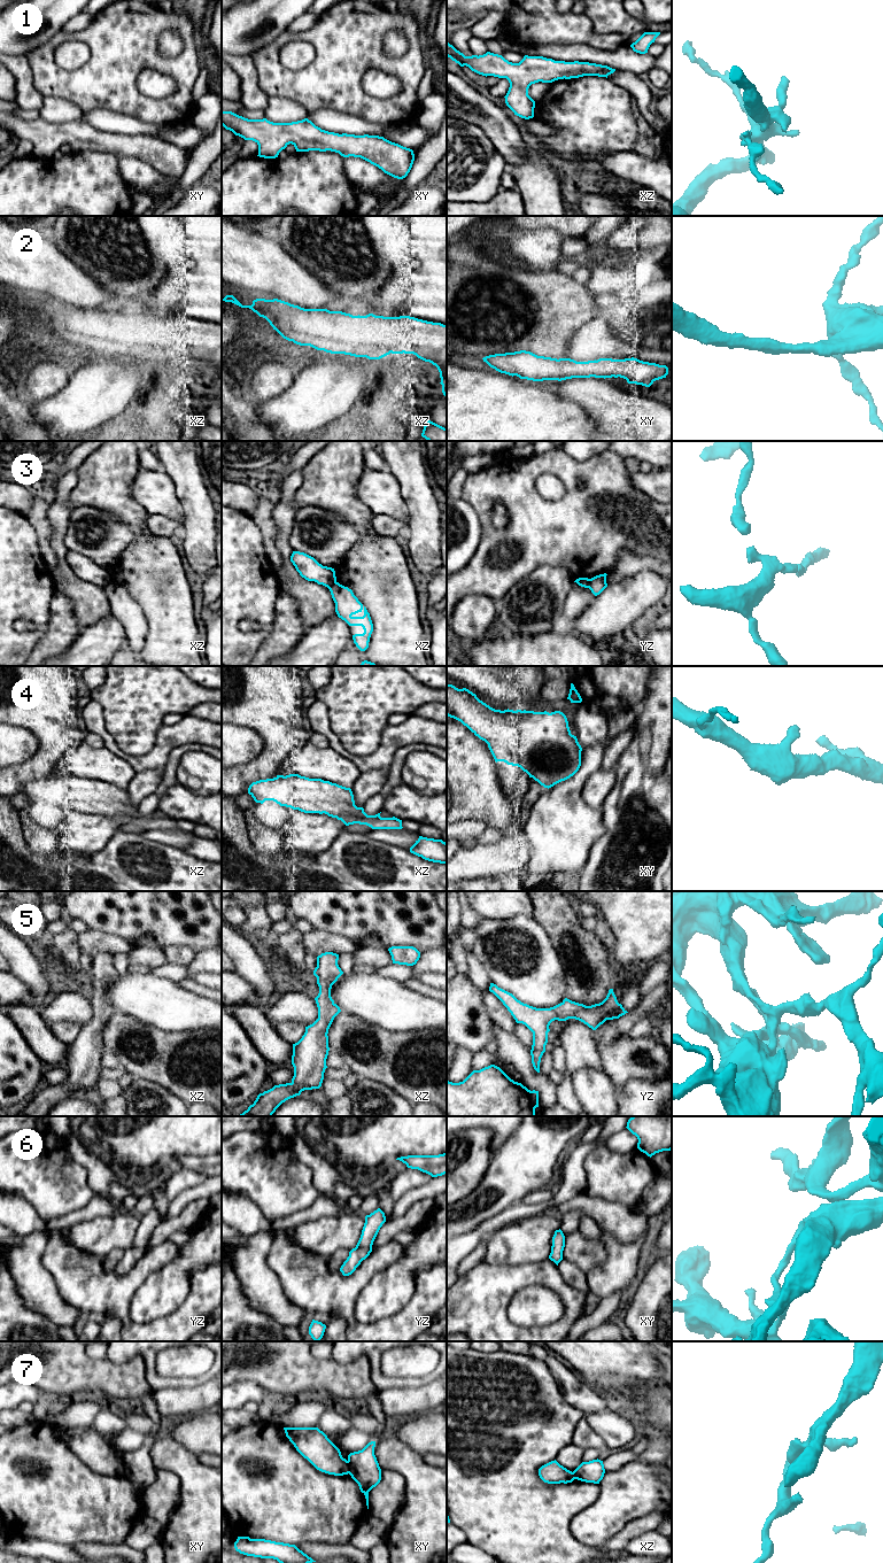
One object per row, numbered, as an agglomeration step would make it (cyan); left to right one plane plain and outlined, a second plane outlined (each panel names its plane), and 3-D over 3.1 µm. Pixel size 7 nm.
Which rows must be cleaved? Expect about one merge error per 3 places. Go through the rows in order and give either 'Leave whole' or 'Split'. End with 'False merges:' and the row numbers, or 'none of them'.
1: Leave whole
2: Leave whole
3: Split
4: Leave whole
5: Leave whole
6: Split
7: Split
False merges: 3, 6, 7

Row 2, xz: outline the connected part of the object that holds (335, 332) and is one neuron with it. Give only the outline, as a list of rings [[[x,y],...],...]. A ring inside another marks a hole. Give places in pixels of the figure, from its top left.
[[[226,295],[223,301],[251,309],[260,317],[265,318],[284,339],[300,346],[369,359],[380,359],[390,353],[413,354],[437,367],[442,393],[447,397],[447,325],[410,316],[384,317],[373,314],[353,316],[327,309],[304,309],[278,299],[256,299],[251,305],[242,305],[233,295]]]

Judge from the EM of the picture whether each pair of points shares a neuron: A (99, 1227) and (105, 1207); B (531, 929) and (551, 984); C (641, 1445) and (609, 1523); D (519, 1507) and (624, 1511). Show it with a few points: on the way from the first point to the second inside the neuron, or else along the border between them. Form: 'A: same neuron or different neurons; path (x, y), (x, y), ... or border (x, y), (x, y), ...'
A: different neurons; border (122, 1211), (113, 1216), (95, 1216), (77, 1223)
B: same neuron; path (539, 943), (541, 946), (541, 970)
C: different neurons; border (645, 1436), (647, 1447), (640, 1454)
D: different neurons; border (599, 1486), (597, 1498), (571, 1522), (572, 1533)

